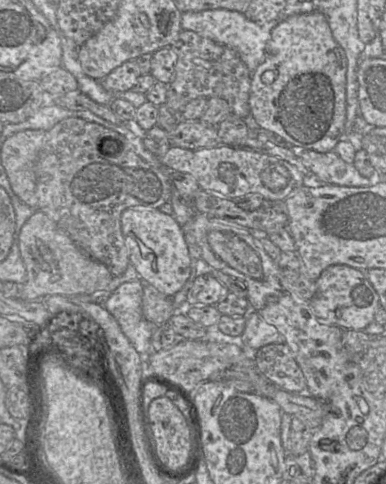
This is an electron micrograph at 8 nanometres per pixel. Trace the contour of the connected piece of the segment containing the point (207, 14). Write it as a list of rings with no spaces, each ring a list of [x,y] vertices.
[[[223,8],[187,11],[182,12],[181,15],[181,27],[183,30],[194,31],[216,43],[234,49],[251,73],[255,71],[257,66],[264,59],[267,42],[270,38],[272,29],[278,22],[279,19],[268,22],[254,22],[246,18],[244,13]]]

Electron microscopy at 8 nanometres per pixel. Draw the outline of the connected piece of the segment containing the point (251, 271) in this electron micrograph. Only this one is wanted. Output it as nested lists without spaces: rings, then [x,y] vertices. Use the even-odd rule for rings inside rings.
[[[210,231],[207,241],[213,253],[232,269],[254,279],[263,278],[262,261],[255,256],[255,245],[249,246],[242,239],[221,231]]]

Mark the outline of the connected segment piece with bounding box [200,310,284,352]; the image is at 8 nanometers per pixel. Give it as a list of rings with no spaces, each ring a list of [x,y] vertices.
[[[252,310],[246,315],[245,329],[239,337],[224,335],[214,328],[209,330],[209,337],[200,340],[236,344],[241,346],[245,352],[256,352],[259,348],[269,344],[284,343],[284,338],[278,330]]]

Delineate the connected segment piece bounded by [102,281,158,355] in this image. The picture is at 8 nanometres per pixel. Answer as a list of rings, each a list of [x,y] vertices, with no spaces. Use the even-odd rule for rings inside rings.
[[[130,281],[119,285],[104,300],[103,307],[118,322],[123,334],[139,353],[153,352],[151,337],[156,326],[147,321],[142,314],[142,295],[144,285],[141,281]]]

